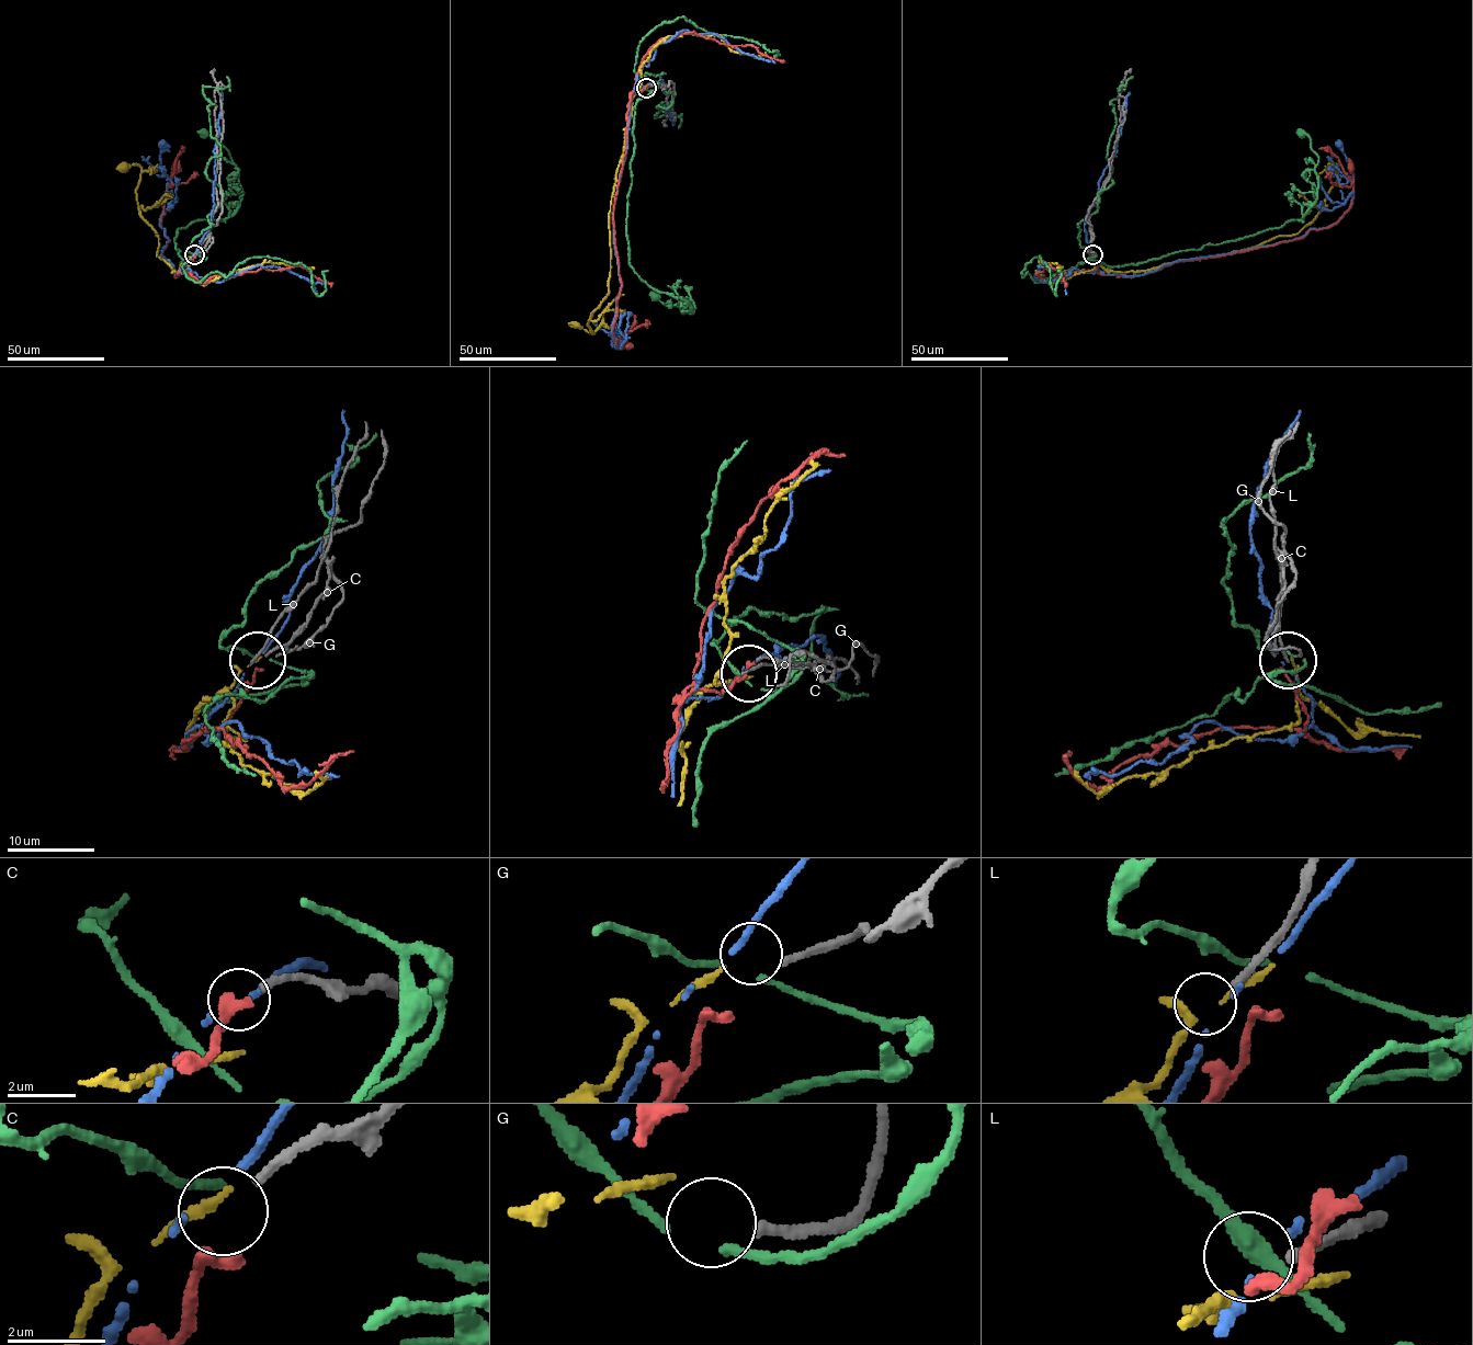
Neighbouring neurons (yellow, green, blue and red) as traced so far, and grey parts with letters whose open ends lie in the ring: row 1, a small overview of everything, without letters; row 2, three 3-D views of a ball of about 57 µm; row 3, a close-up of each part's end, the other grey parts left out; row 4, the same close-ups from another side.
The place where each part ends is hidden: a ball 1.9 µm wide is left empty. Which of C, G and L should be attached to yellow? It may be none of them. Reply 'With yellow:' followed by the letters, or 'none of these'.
With yellow: none of these

